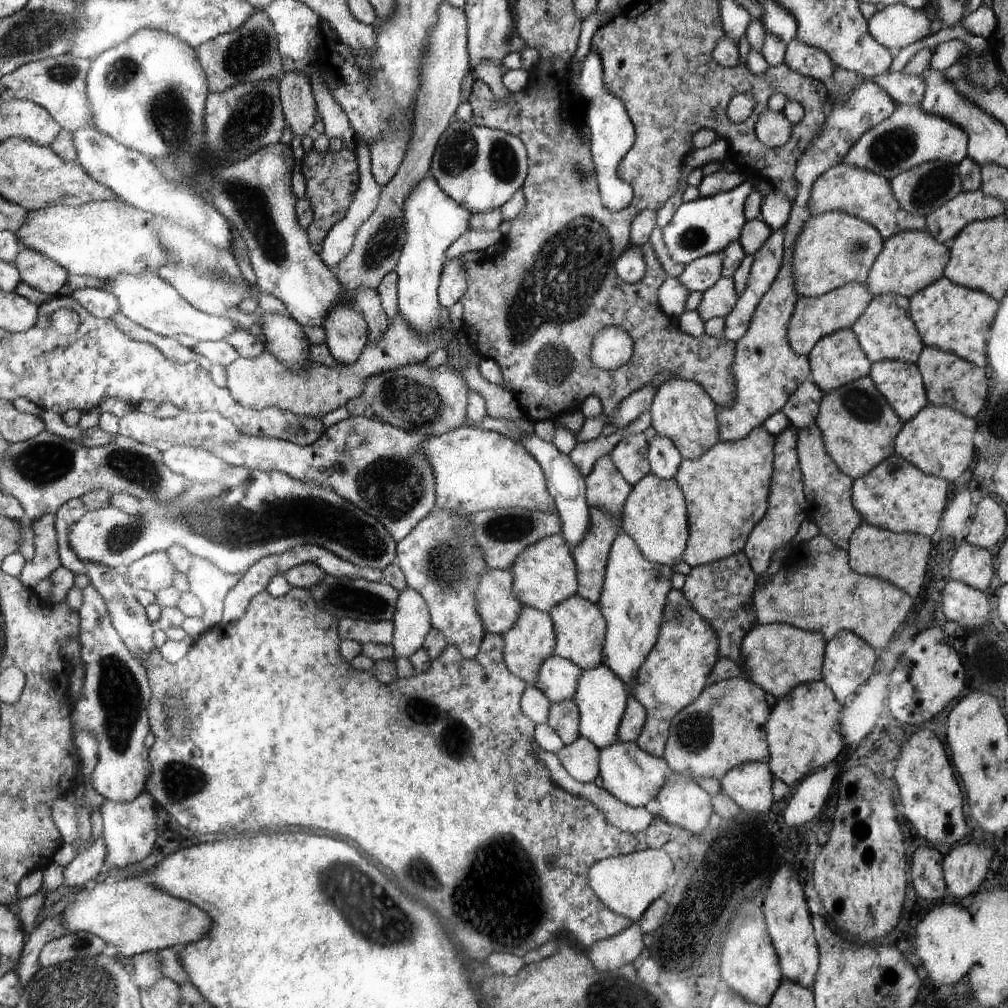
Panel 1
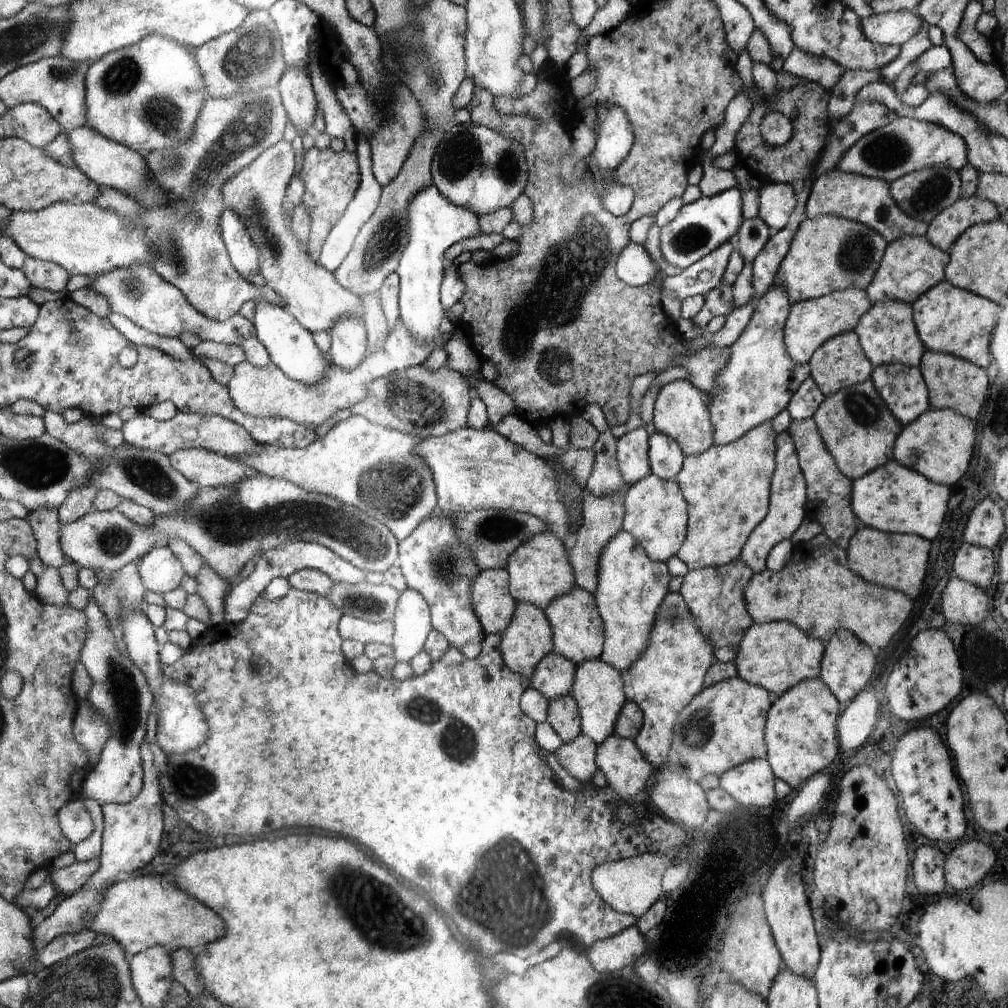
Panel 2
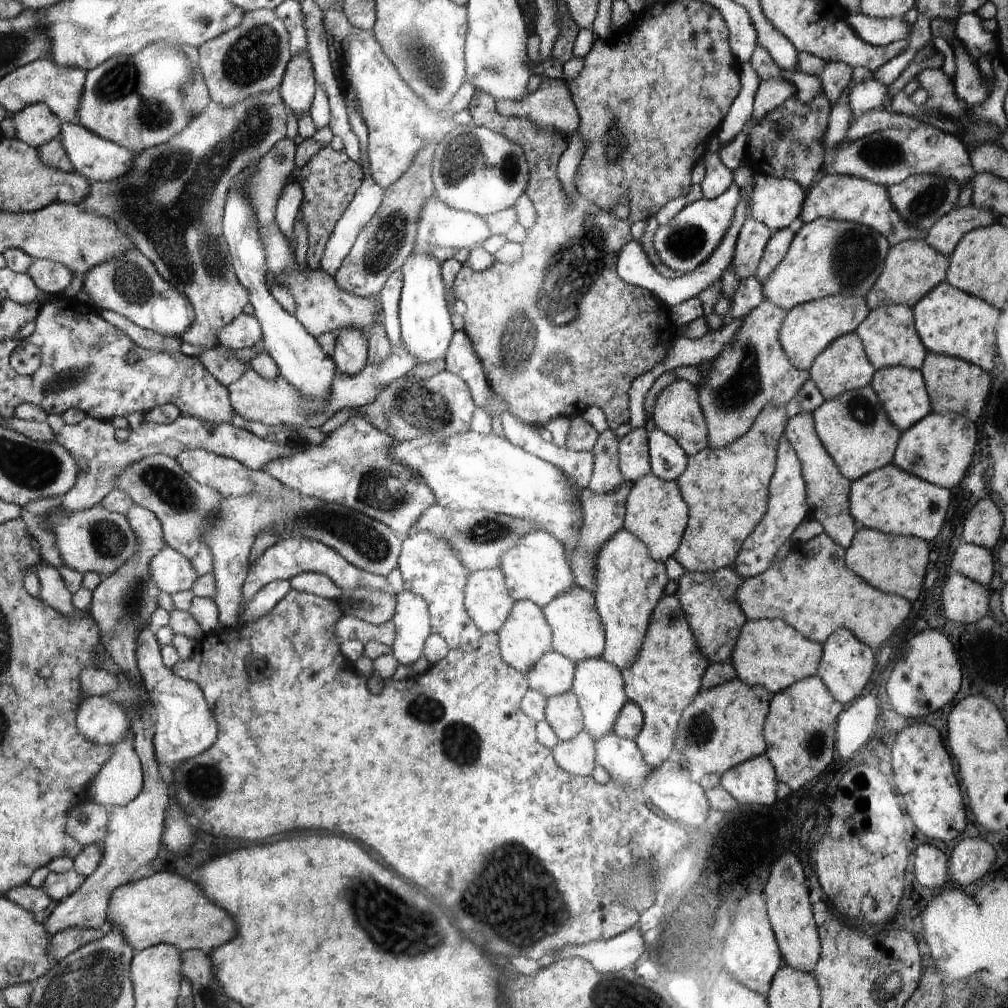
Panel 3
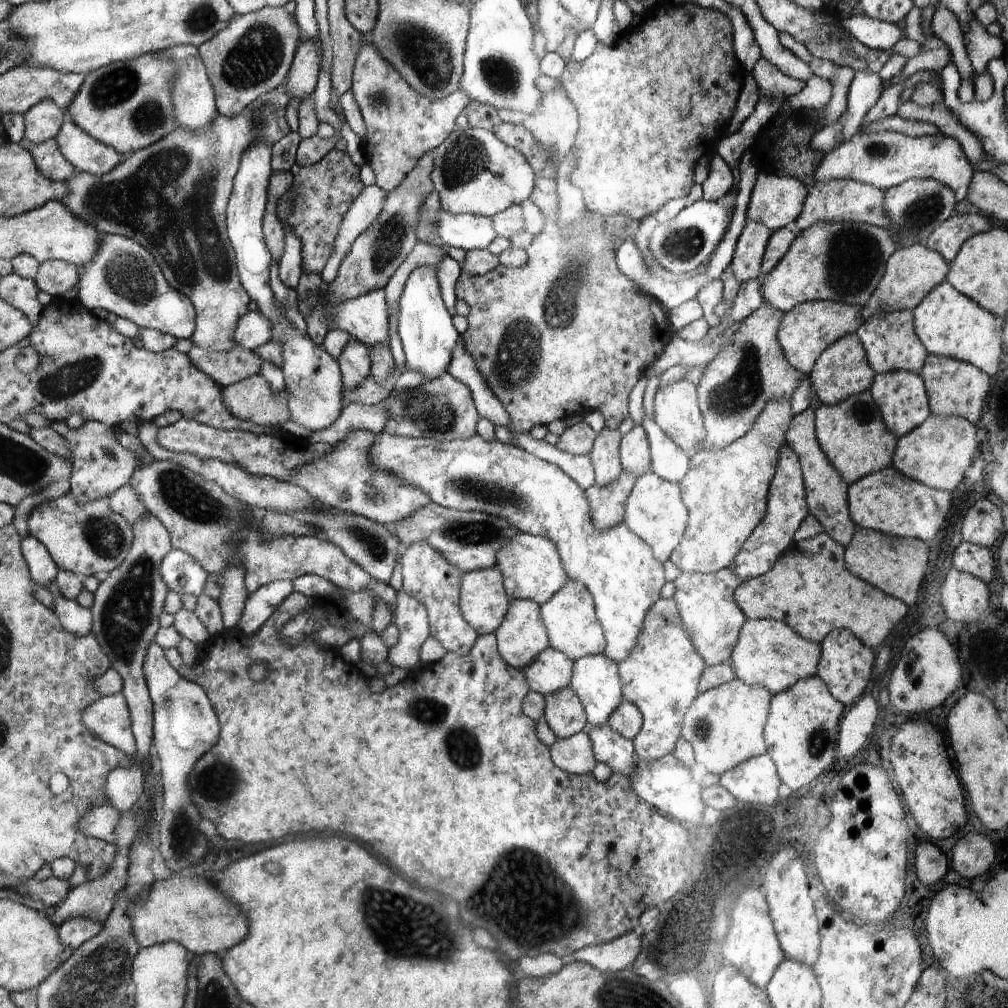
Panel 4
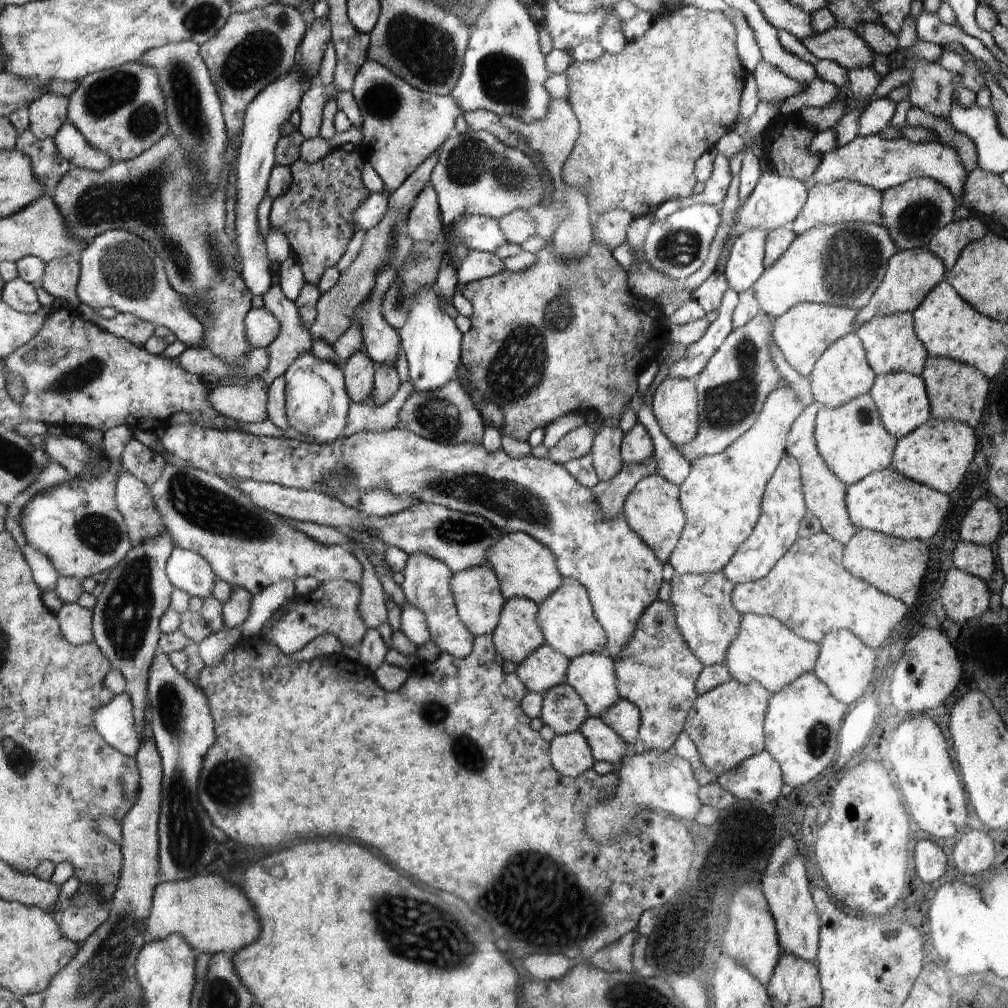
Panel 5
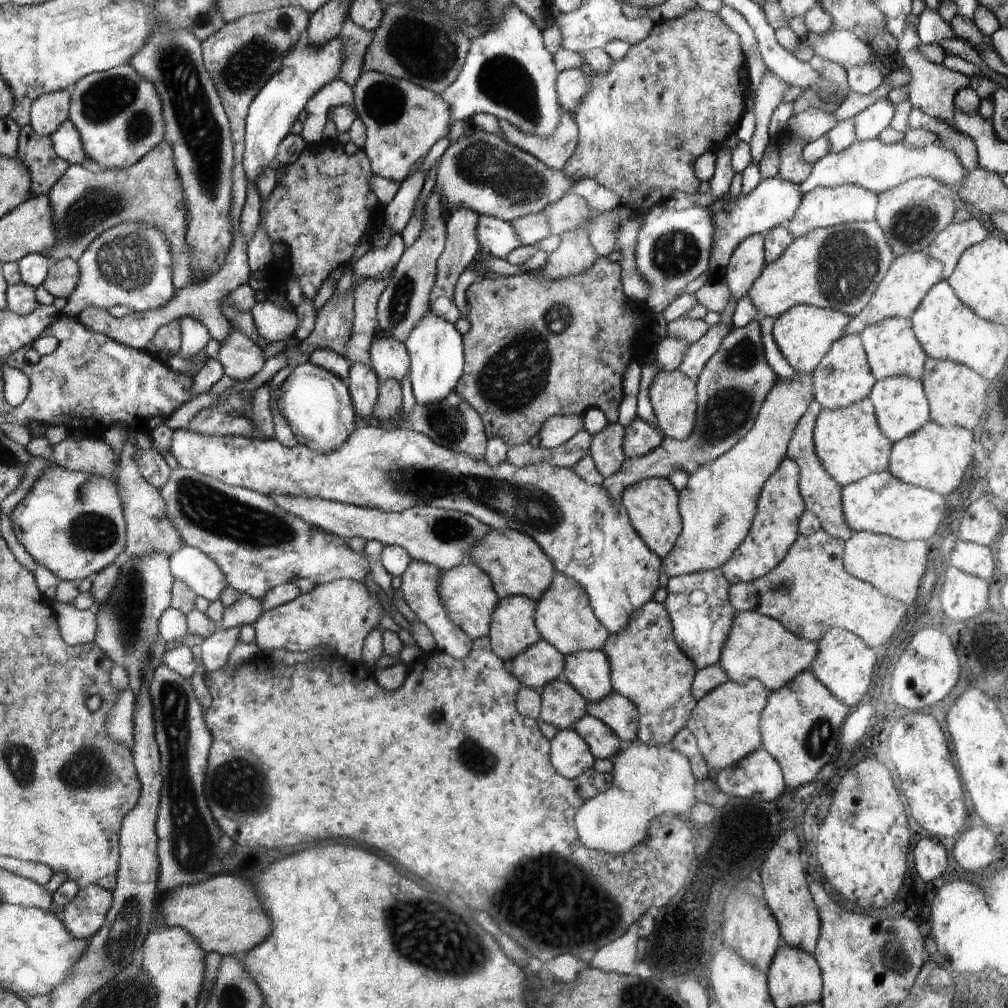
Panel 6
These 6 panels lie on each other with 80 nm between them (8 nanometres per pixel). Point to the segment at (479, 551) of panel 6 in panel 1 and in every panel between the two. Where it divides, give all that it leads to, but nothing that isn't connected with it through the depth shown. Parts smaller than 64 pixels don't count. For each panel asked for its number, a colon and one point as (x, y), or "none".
1: (544, 574)
2: (539, 570)
3: (535, 568)
4: (531, 568)
5: (526, 568)

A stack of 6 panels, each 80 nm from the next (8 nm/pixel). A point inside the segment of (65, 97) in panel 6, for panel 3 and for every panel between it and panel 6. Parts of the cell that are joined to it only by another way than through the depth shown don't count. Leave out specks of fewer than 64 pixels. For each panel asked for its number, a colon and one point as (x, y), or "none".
3: (36, 125)
4: (43, 121)
5: (47, 115)

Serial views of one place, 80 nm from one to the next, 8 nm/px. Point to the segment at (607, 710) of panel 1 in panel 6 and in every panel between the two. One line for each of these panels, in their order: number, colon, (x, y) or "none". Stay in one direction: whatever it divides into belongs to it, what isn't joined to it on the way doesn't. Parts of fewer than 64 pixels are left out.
2: (598, 690)
3: (598, 685)
4: (595, 679)
5: (593, 677)
6: (588, 671)

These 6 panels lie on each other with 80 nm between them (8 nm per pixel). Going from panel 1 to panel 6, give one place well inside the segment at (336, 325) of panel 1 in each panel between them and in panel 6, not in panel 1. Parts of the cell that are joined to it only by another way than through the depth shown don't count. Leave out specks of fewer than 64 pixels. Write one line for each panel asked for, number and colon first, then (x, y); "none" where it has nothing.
2: (348, 335)
3: (350, 355)
4: (354, 362)
5: (358, 371)
6: (362, 381)

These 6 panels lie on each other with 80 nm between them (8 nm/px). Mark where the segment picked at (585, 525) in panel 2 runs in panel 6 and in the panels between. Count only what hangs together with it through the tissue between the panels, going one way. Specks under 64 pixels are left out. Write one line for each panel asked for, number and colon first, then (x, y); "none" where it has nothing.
3: (604, 515)
4: (606, 504)
5: (610, 494)
6: (730, 390)

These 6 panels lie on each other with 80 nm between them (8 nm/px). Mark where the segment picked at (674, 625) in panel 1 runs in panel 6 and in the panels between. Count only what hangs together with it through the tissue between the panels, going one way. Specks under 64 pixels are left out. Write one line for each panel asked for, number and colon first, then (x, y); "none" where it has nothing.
2: (671, 671)
3: (666, 675)
4: (661, 675)
5: (656, 671)
6: (647, 667)

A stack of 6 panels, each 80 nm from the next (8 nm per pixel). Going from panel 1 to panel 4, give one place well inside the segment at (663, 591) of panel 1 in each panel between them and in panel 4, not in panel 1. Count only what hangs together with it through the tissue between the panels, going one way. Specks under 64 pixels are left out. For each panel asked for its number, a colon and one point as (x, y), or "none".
2: (631, 586)
3: (629, 583)
4: (619, 569)

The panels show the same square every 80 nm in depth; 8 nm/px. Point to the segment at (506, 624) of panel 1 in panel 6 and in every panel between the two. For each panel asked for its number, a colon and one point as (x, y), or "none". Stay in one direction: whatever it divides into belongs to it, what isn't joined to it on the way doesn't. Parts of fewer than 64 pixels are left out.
2: (494, 606)
3: (488, 602)
4: (483, 600)
5: (479, 601)
6: (466, 591)

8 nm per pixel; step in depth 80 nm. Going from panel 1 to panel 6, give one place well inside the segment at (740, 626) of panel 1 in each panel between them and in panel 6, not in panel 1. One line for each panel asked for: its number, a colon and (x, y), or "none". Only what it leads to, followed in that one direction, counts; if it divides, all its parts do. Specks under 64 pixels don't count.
2: (714, 595)
3: (709, 599)
4: (712, 619)
5: (704, 612)
6: (700, 631)

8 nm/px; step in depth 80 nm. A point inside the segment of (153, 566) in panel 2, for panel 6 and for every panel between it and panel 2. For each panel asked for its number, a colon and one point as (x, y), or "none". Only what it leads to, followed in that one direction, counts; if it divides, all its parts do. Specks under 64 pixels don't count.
3: (172, 573)
4: (182, 573)
5: (185, 569)
6: (198, 571)

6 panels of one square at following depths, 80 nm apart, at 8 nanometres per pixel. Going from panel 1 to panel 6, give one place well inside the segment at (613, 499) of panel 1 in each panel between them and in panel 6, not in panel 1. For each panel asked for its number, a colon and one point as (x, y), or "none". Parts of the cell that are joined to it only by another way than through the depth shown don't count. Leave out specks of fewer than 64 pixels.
2: (605, 479)
3: (607, 475)
4: (604, 455)
5: (606, 450)
6: (607, 451)

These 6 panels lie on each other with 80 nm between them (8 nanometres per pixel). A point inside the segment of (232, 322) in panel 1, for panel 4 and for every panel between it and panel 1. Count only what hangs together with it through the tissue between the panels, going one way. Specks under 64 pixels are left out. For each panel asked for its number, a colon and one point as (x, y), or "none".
2: (139, 292)
3: (130, 285)
4: (123, 278)

